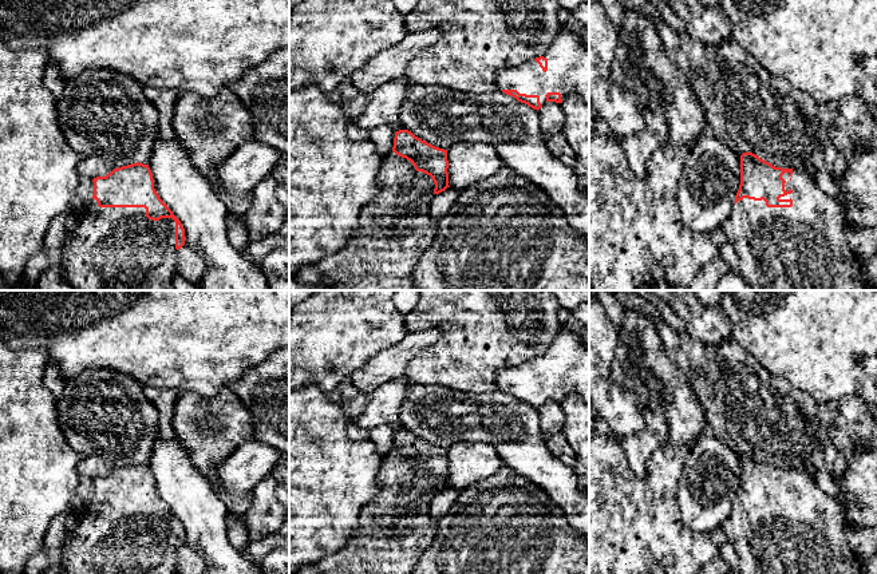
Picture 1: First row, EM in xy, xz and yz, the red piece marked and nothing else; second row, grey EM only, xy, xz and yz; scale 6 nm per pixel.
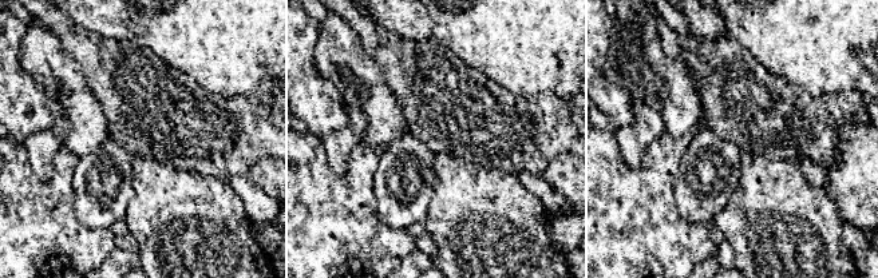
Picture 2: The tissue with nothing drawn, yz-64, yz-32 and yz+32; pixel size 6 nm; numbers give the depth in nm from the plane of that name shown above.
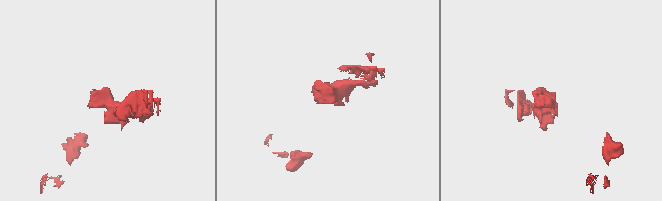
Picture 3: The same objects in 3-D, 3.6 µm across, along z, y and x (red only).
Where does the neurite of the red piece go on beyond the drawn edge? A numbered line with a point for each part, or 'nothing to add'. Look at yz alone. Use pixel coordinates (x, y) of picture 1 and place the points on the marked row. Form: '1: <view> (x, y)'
1: yz (801, 248)

